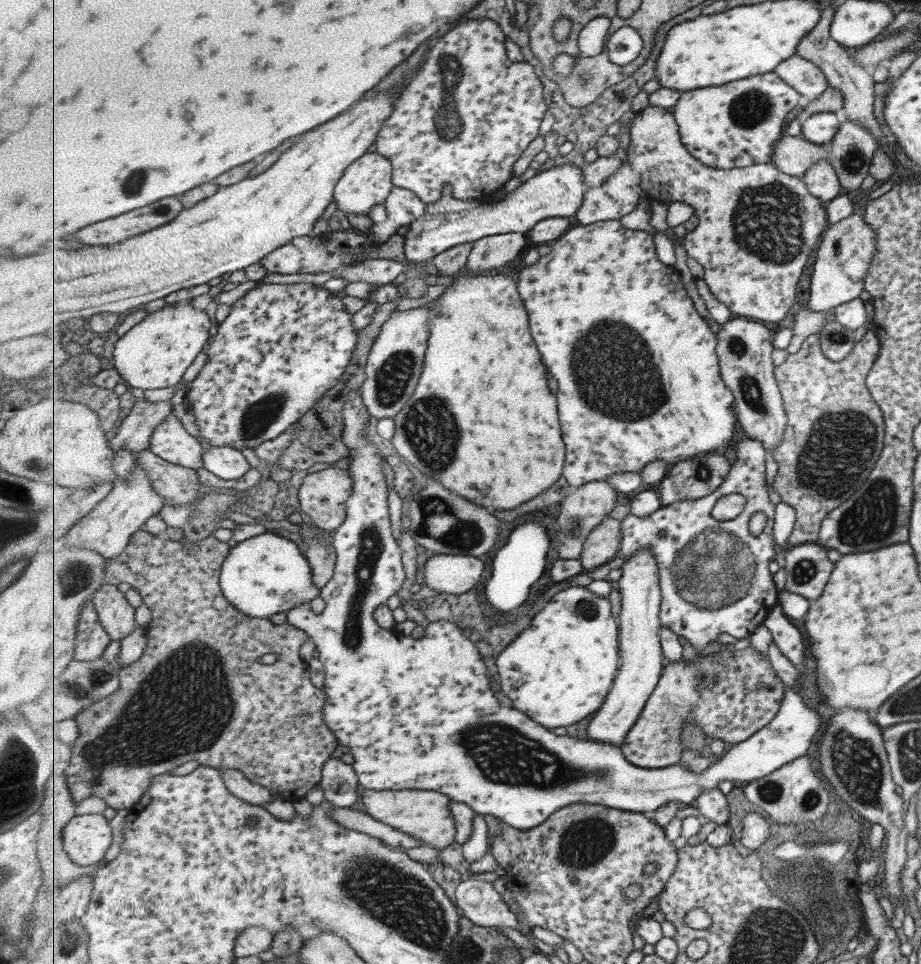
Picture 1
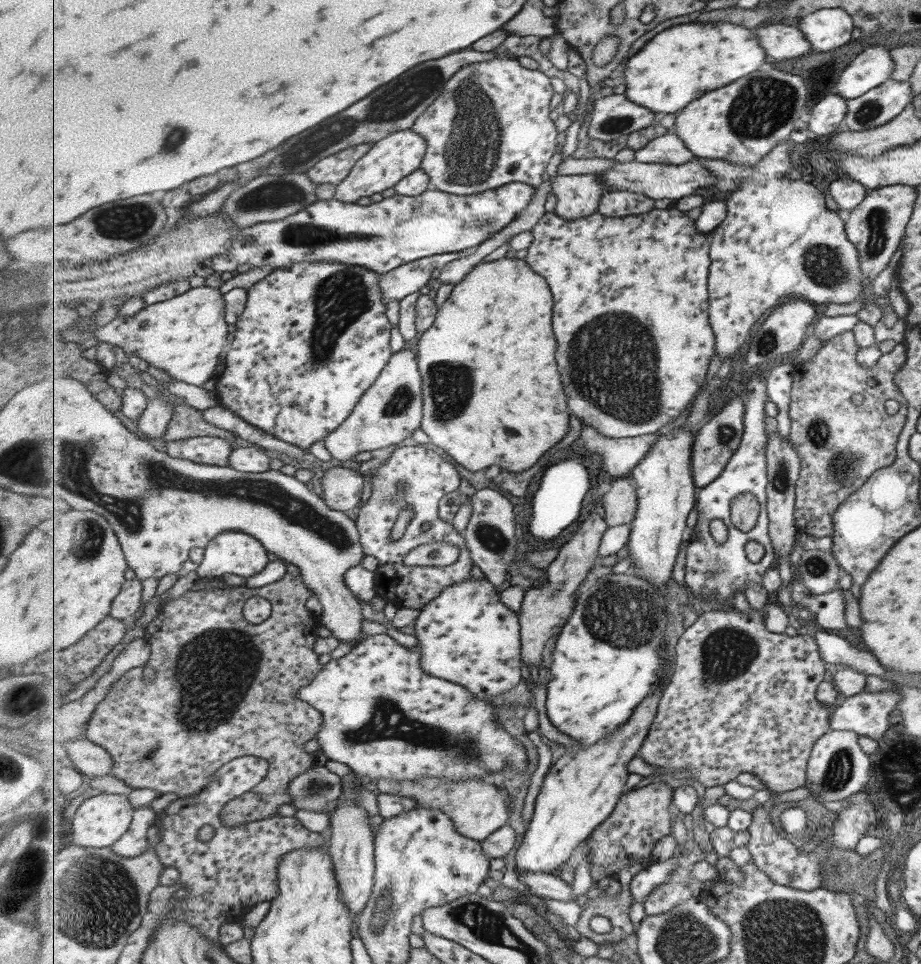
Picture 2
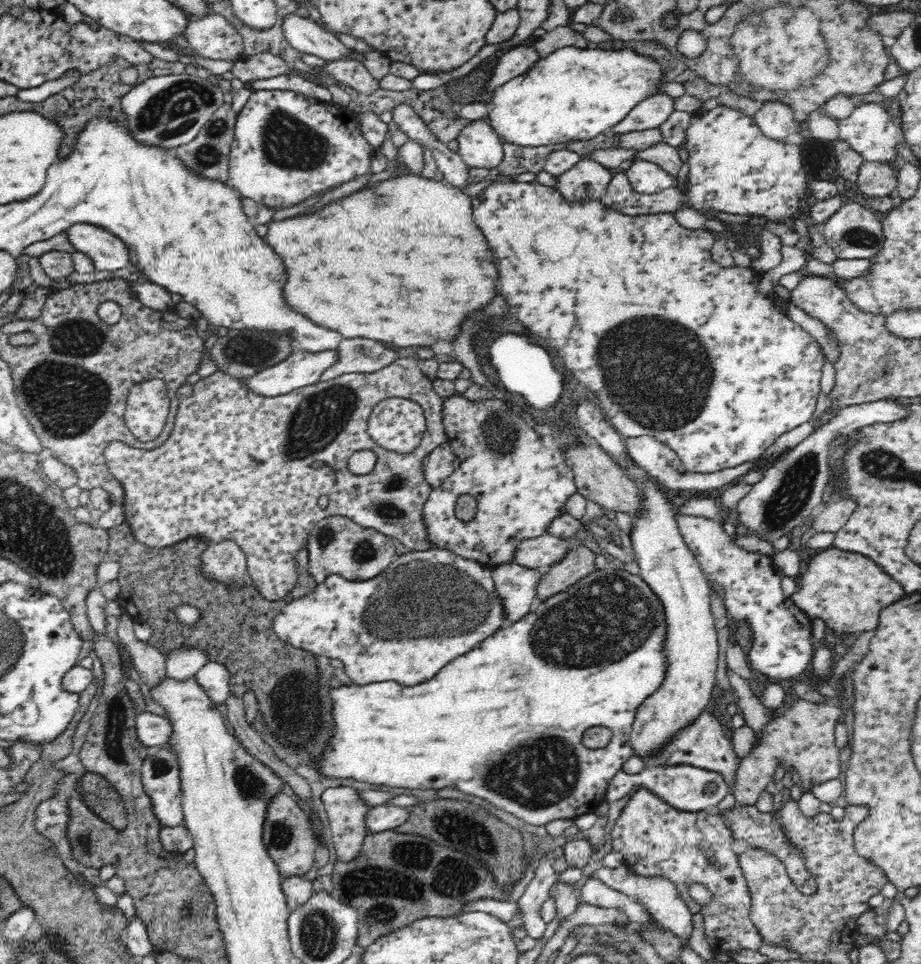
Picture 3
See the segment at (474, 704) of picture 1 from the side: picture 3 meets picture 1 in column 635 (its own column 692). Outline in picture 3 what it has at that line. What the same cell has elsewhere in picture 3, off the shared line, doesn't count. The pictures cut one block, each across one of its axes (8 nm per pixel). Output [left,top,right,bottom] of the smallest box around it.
[605,764,729,813]

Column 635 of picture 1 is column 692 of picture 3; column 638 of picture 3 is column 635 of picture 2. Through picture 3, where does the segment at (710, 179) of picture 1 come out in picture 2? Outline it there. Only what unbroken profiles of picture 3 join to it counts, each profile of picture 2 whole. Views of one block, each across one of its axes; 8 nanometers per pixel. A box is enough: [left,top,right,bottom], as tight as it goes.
[597,190,655,217]

